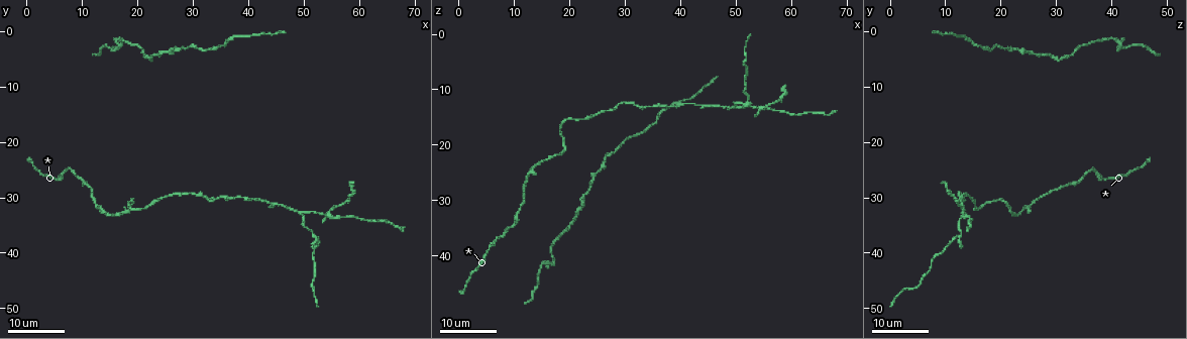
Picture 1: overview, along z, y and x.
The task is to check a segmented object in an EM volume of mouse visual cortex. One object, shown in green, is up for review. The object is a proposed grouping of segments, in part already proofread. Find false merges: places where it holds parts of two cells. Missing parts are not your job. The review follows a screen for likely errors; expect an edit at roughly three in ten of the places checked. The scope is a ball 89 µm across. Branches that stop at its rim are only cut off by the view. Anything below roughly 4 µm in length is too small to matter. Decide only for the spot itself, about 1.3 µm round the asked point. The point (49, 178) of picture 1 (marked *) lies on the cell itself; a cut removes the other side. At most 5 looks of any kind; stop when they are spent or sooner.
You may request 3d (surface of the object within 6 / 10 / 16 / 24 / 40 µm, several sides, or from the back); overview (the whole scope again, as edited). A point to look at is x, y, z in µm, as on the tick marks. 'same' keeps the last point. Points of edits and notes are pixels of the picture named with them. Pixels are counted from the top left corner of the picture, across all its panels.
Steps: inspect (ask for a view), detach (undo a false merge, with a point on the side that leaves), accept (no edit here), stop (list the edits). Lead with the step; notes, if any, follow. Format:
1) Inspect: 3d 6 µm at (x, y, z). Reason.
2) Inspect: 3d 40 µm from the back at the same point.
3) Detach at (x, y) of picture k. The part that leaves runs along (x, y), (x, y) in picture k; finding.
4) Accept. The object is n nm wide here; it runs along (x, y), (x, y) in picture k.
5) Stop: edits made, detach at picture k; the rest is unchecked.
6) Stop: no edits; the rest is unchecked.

Inspect: 3d 24 µm at (18.5, 31.5, 21.0).

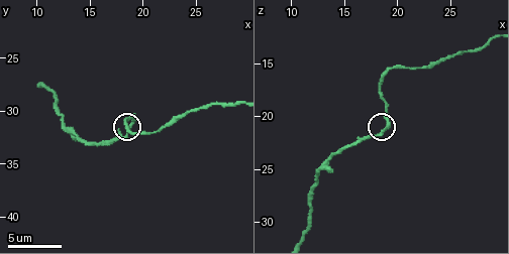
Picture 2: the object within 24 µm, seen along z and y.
Inspect: 3d 10 µm at the same point. Zoom in.

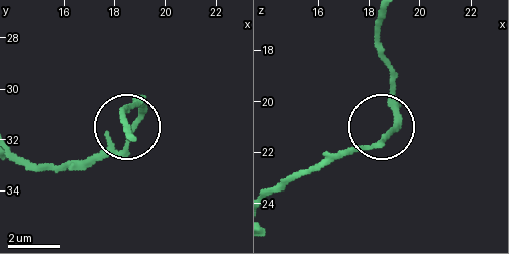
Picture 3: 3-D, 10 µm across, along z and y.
Accept. It runs along (272, 194), (381, 139), (396, 113), (396, 83) in picture 3; one cell here.

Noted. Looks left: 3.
Inspect: 3d 16 µm at (54.5, 33.5, 13.5). Four or more arms meet.

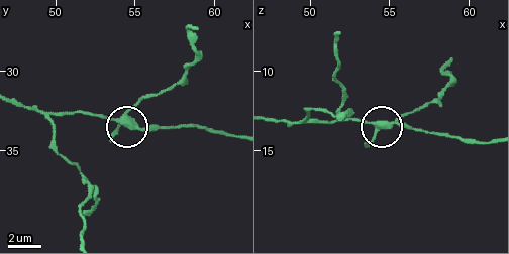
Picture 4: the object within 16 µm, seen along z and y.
Inspect: 3d 6 µm at the same point.

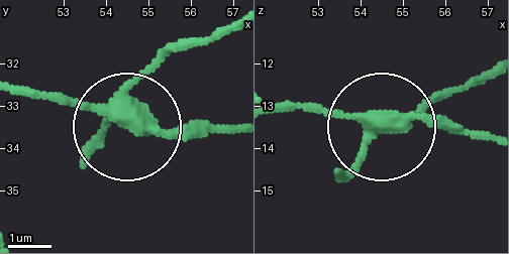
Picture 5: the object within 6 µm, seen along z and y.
Detach at (93, 136) of picture 5. The part that leaves runs along (126, 92), (231, 27) in picture 5; a second cell is stuck on.

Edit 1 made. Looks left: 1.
Stop: edits made, detach at picture 5; the rest is unchecked.

